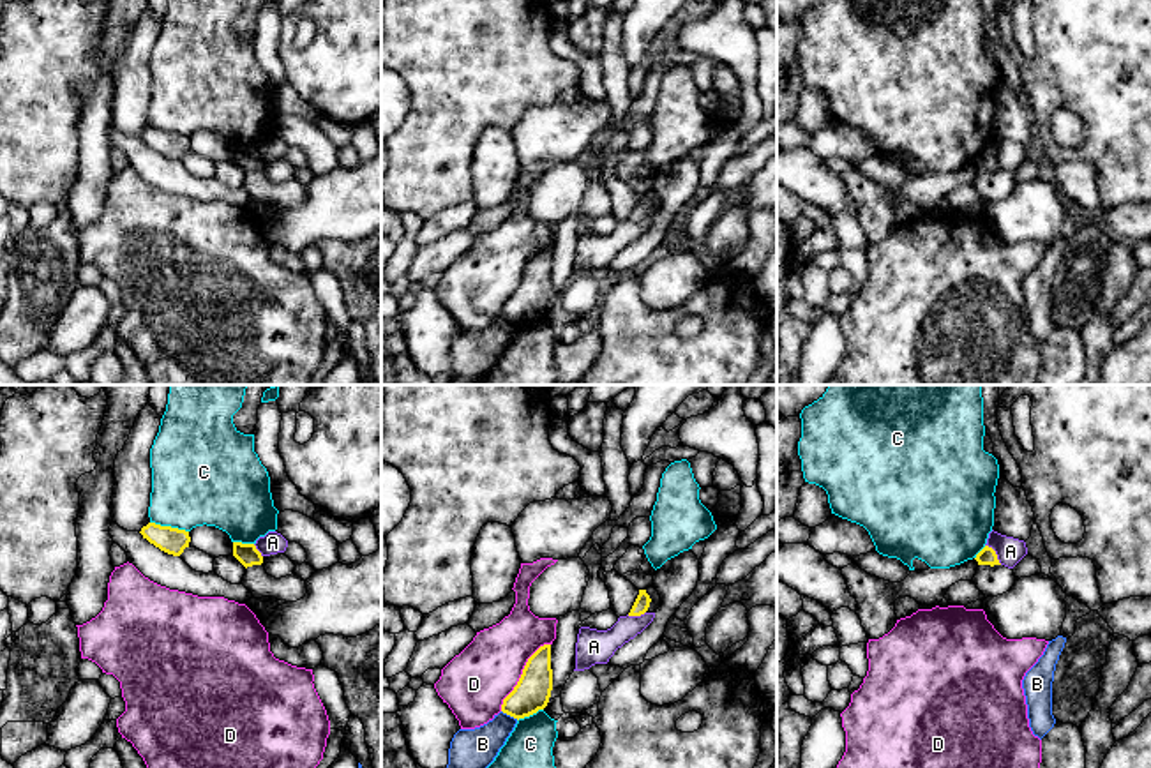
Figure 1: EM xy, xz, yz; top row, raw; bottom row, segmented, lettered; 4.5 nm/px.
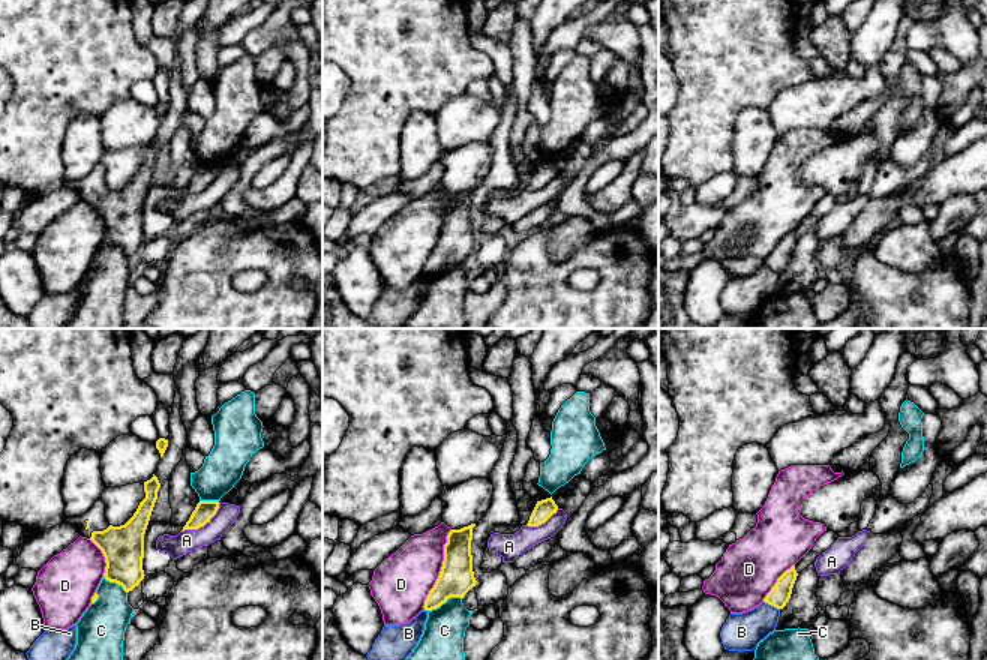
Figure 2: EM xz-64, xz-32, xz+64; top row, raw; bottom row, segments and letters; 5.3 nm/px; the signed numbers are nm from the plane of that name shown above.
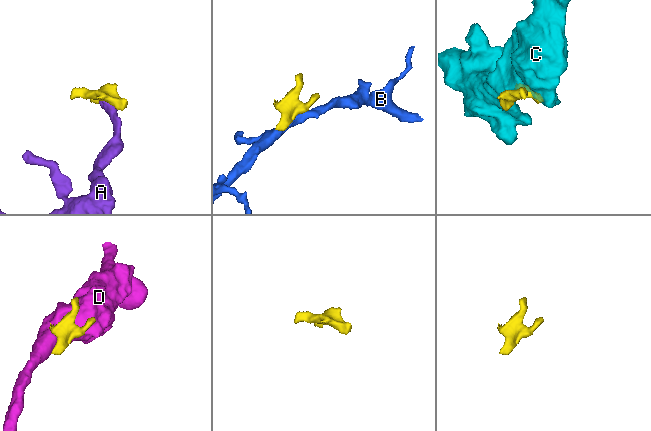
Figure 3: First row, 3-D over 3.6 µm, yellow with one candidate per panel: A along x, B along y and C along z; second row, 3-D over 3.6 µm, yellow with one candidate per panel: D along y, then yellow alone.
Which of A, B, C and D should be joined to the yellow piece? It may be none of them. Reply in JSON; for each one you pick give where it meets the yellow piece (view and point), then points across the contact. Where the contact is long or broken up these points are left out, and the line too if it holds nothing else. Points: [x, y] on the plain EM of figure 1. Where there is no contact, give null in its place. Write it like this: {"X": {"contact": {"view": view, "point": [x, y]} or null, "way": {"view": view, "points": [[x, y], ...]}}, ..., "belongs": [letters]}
{"belongs": []}

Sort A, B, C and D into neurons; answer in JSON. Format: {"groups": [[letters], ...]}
{"groups": [["A"], ["B"], ["C"], ["D"]]}

